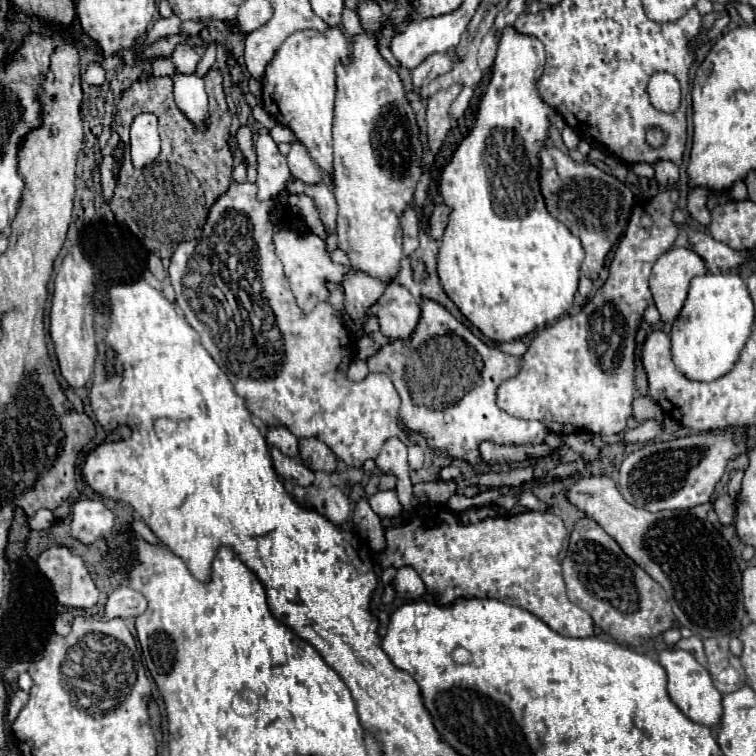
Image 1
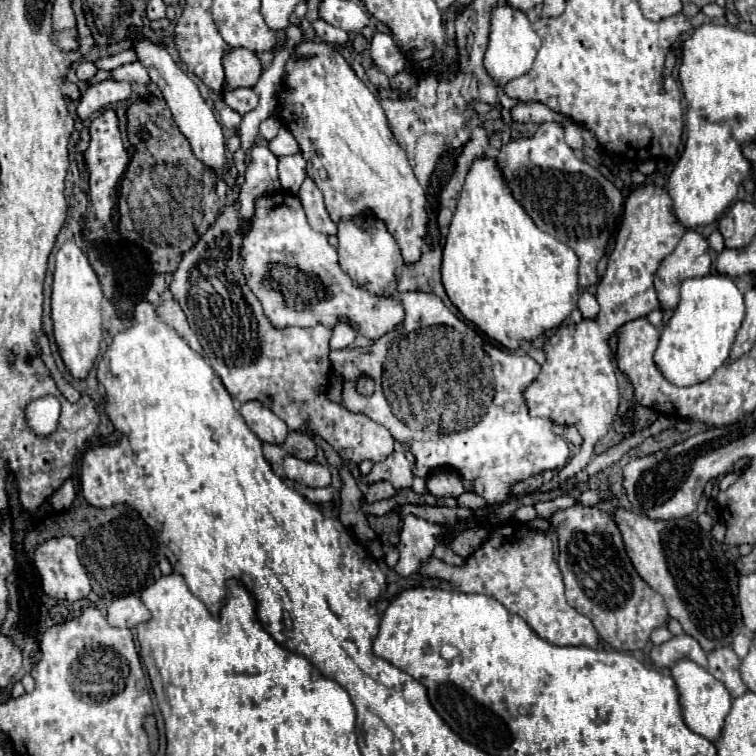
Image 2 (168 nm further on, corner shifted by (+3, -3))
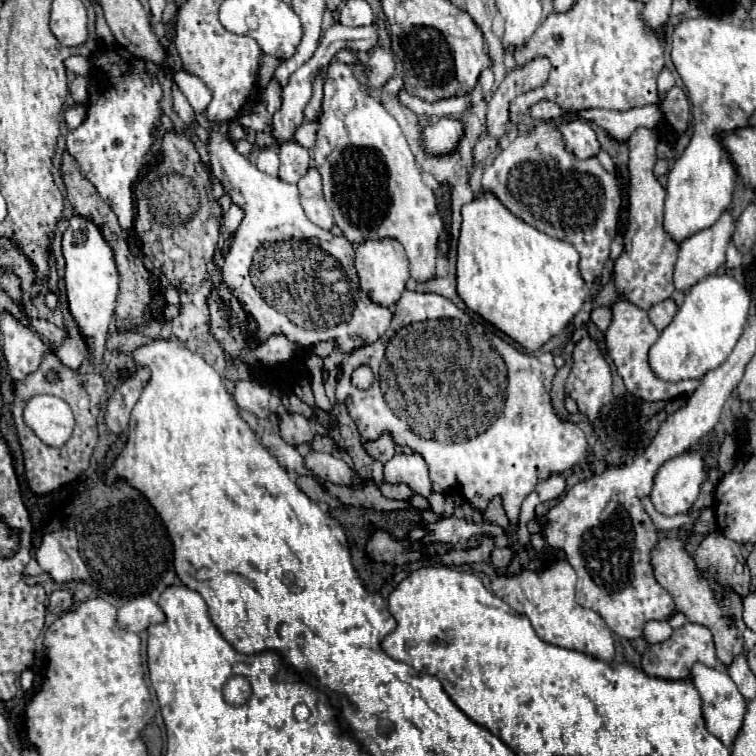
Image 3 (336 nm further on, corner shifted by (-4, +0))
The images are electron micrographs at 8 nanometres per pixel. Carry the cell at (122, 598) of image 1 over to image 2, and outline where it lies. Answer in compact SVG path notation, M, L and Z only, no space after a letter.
M126 595L118 597L108 605L108 623L112 627L136 627L138 623L144 623L150 619L150 611L144 607L142 599L138 595Z

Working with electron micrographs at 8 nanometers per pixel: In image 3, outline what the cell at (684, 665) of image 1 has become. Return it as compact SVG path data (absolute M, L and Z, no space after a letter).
M695 664L691 668L691 680L703 698L703 716L705 716L705 724L707 724L709 732L713 732L713 736L717 736L727 748L731 748L733 740L737 738L741 724L743 724L743 716L745 716L745 708L747 708L745 698L741 696L741 692L737 690L737 686L729 674L709 668L705 664Z

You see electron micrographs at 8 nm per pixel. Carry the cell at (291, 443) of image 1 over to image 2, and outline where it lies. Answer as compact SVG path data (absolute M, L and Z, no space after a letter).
M260 401L242 403L240 413L260 441L270 445L282 445L286 441L288 435L286 423L280 417L276 417L268 407L264 407Z

